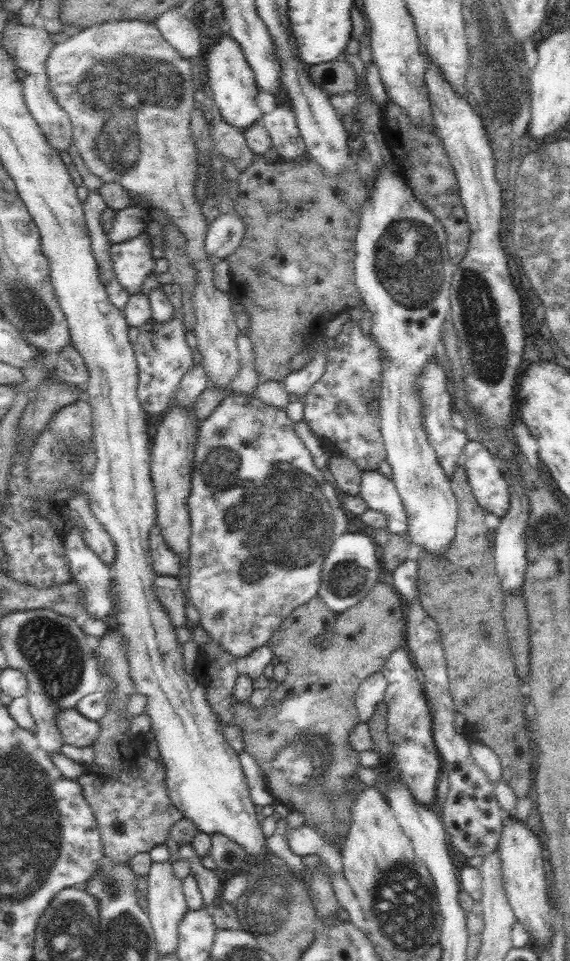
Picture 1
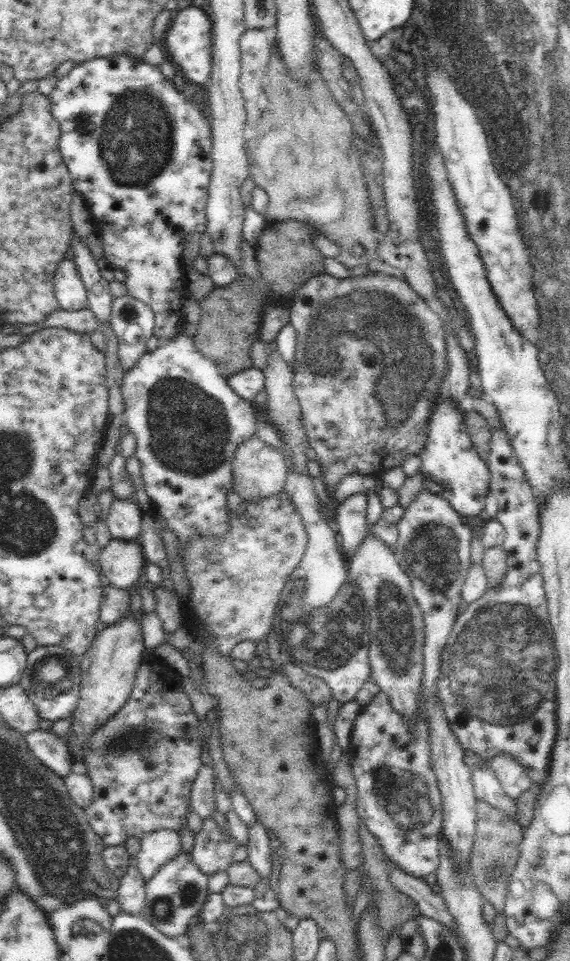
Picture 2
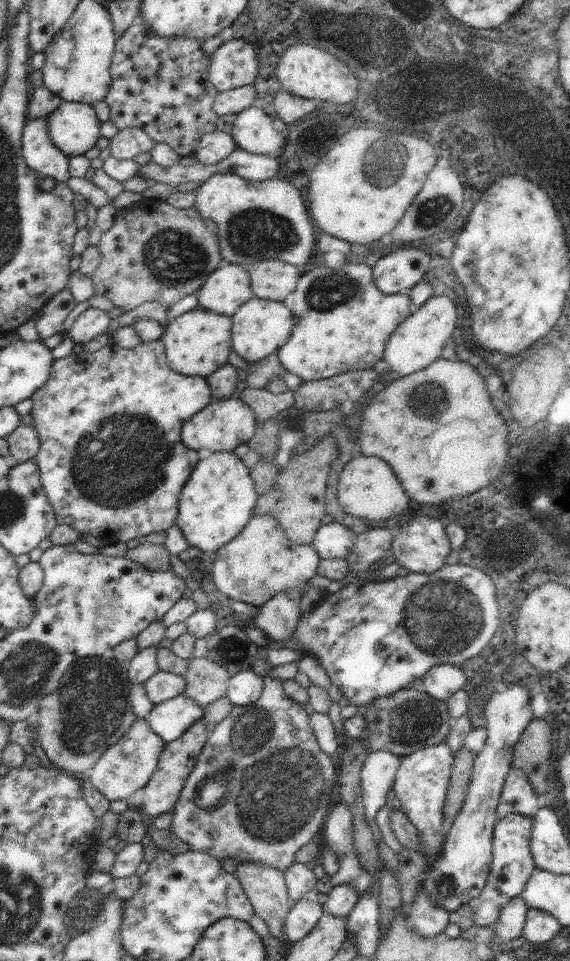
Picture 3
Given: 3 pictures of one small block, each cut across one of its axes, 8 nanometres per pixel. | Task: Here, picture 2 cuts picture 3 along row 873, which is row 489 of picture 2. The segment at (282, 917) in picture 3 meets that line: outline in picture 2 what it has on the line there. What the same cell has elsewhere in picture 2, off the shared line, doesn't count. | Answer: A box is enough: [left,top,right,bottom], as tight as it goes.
[232,433,289,501]

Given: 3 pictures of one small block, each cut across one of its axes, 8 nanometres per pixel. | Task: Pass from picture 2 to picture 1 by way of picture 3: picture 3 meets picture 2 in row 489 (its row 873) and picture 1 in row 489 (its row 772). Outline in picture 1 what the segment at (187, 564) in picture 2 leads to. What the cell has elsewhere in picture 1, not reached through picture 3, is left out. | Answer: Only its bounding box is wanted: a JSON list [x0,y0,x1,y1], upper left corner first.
[188,394,350,661]

